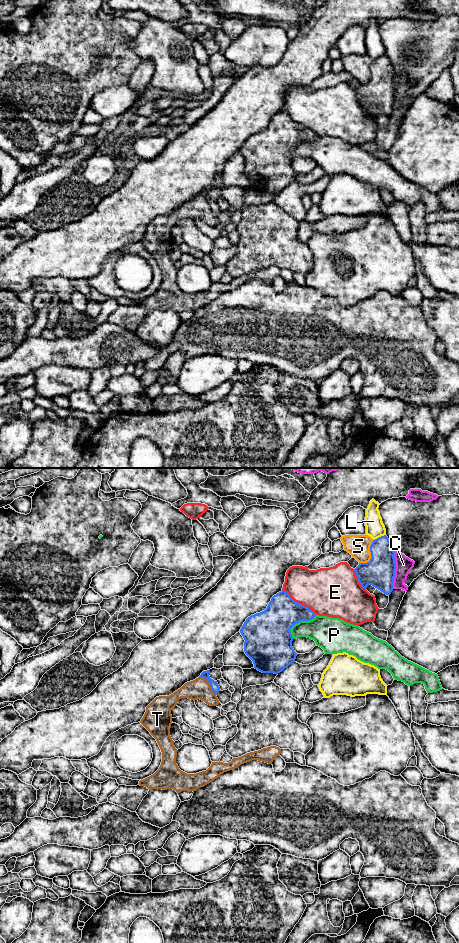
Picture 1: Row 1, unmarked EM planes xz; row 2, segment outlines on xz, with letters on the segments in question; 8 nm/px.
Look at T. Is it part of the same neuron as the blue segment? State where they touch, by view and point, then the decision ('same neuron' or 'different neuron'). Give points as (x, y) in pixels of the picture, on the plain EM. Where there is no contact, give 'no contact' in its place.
contact xz (209, 203); different neuron

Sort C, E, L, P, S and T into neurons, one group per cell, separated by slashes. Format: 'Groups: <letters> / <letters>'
Groups: C / E P / L / S / T

